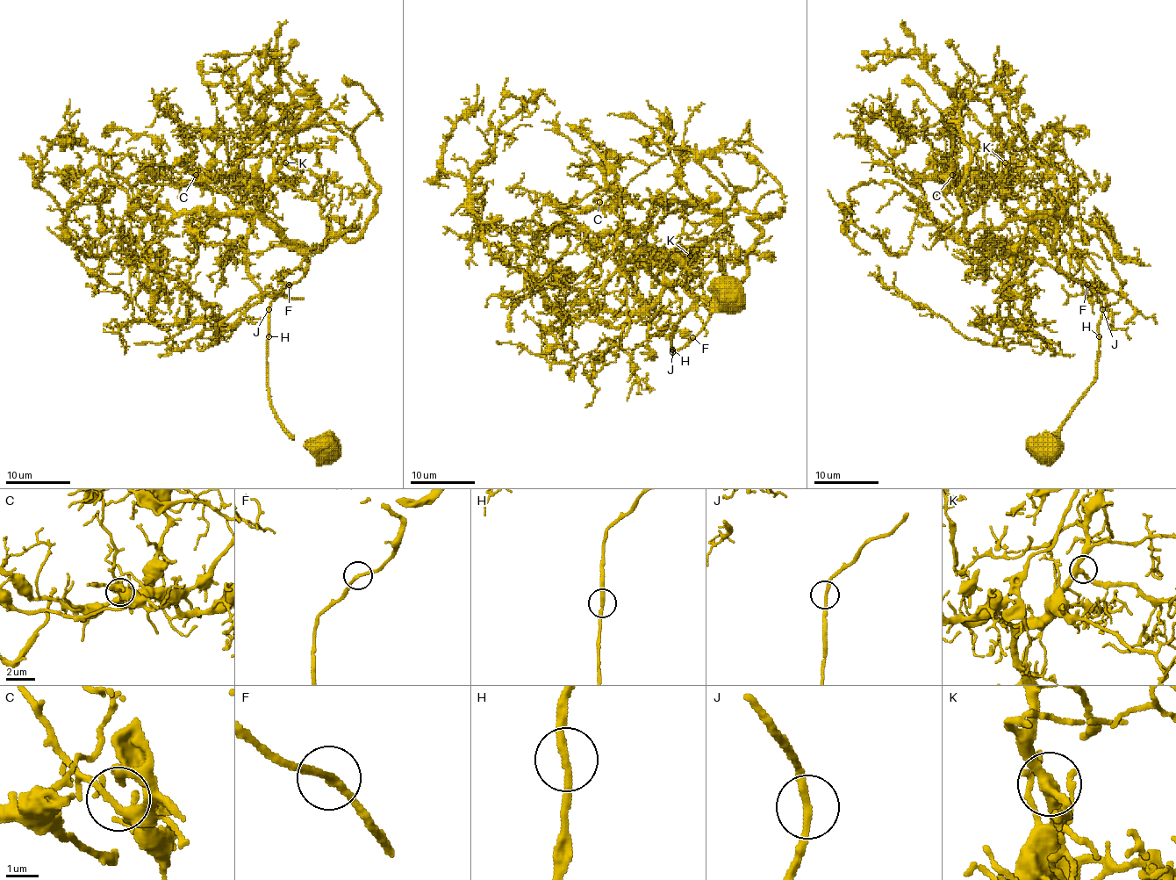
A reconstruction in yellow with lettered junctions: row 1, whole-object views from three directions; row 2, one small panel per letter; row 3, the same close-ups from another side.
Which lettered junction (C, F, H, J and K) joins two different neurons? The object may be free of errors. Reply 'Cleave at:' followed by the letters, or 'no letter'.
Cleave at: no letter

